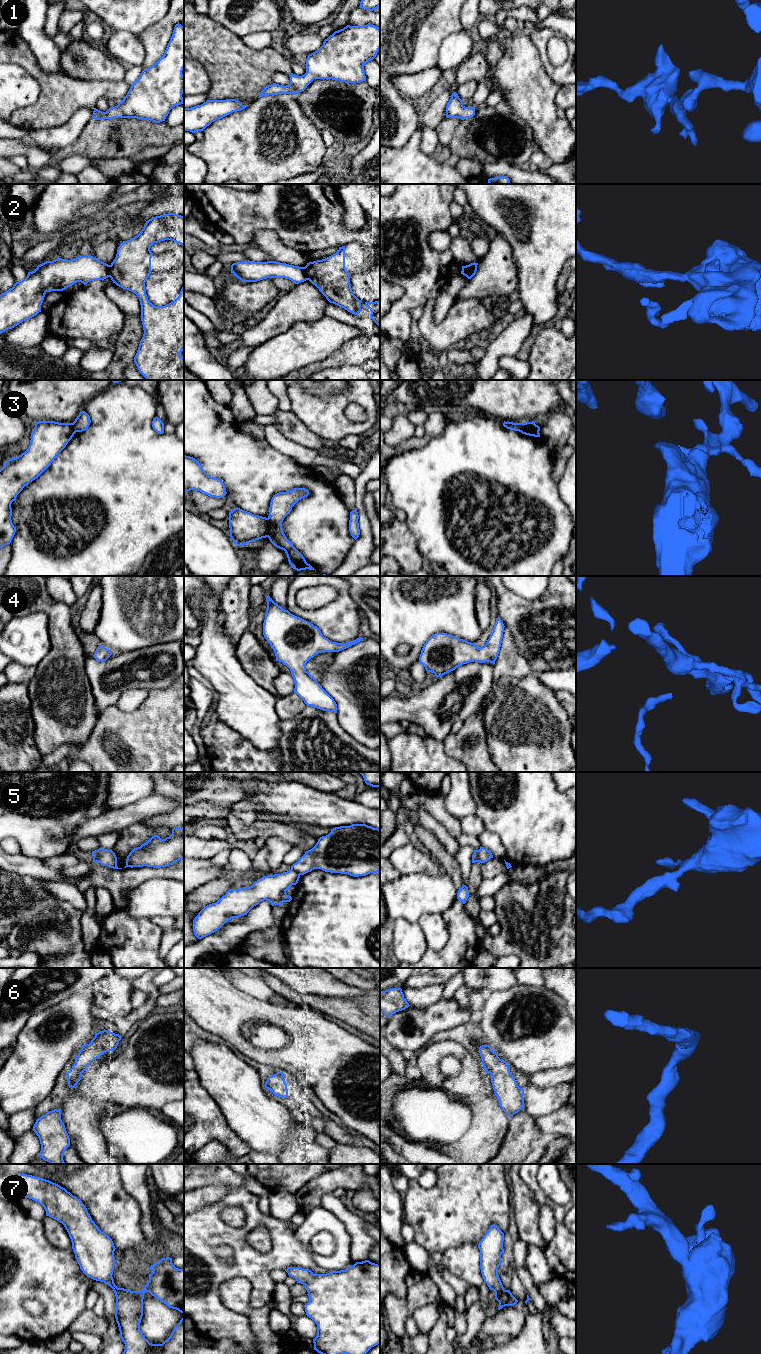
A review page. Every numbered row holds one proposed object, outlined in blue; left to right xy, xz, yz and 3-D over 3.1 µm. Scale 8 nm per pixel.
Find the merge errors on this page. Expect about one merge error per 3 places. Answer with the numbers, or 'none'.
2, 3, 5

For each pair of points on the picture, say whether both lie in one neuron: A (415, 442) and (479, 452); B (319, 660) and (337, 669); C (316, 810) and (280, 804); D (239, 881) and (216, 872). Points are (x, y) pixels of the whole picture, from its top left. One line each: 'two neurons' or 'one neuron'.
A: two neurons
B: two neurons
C: one neuron
D: two neurons

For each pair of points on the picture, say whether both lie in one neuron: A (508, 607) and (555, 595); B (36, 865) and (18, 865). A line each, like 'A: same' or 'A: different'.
A: same
B: same

